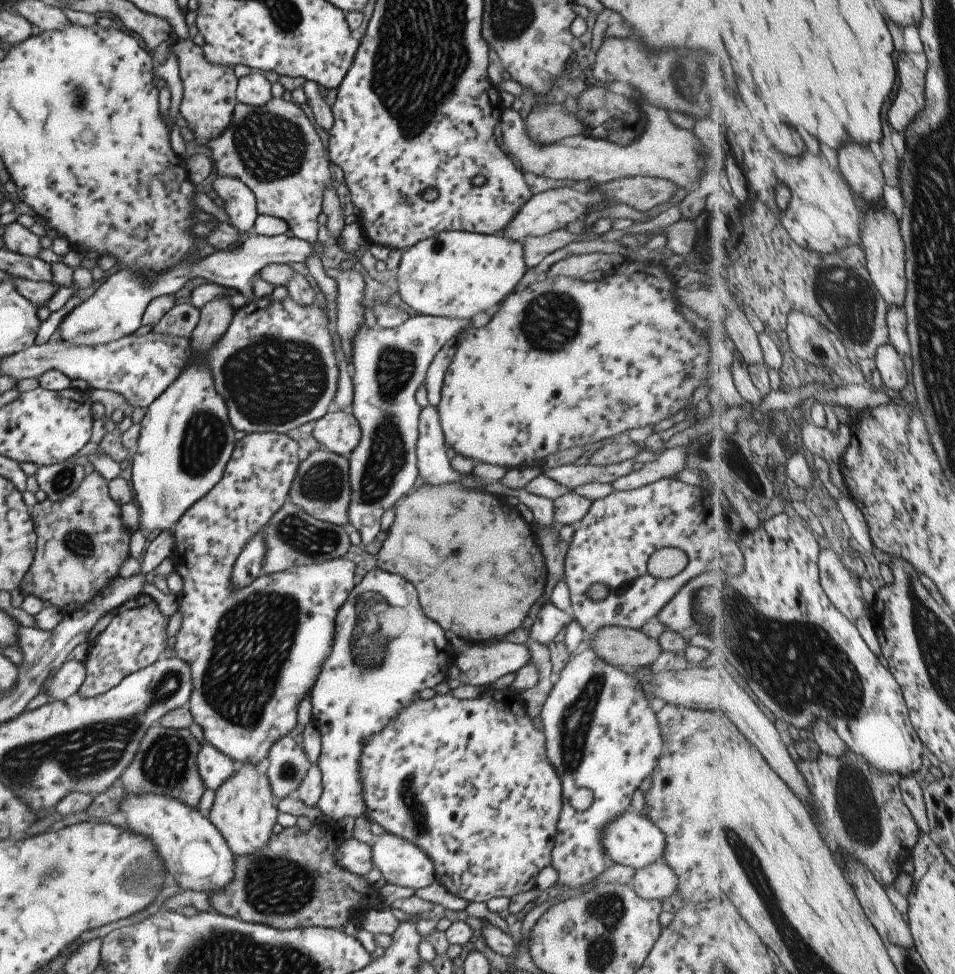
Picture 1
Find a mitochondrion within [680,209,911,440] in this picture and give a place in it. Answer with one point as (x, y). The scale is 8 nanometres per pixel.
(845, 296)

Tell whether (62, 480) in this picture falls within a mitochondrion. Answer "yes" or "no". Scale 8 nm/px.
yes

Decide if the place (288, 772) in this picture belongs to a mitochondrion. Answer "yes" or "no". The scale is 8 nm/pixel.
yes

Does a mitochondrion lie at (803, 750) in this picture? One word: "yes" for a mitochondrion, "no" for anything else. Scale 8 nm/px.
no

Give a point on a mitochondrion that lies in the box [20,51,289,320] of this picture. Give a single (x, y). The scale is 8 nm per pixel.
(77, 95)

